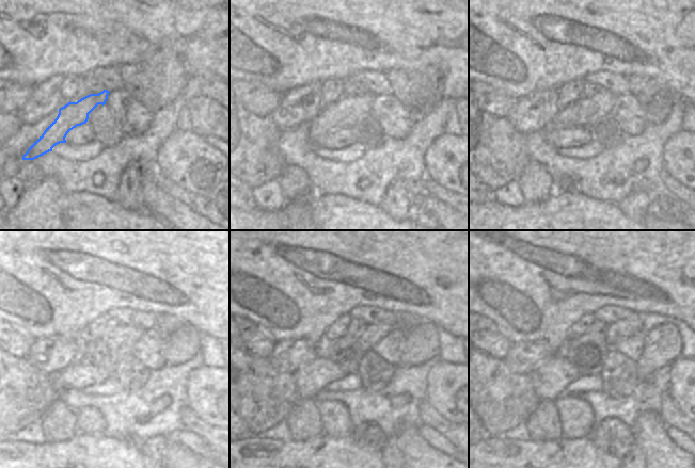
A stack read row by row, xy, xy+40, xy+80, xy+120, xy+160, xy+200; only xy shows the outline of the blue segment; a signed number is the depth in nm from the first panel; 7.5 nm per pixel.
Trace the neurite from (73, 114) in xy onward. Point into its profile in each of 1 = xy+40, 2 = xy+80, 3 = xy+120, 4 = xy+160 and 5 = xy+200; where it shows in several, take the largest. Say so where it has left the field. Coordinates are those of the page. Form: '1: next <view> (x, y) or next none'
1: next xy+40 (366, 100)
2: next xy+80 (604, 99)
3: next xy+120 (127, 337)
4: next xy+160 (373, 334)
5: next xy+200 (622, 328)

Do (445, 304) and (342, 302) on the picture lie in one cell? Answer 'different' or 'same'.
same

